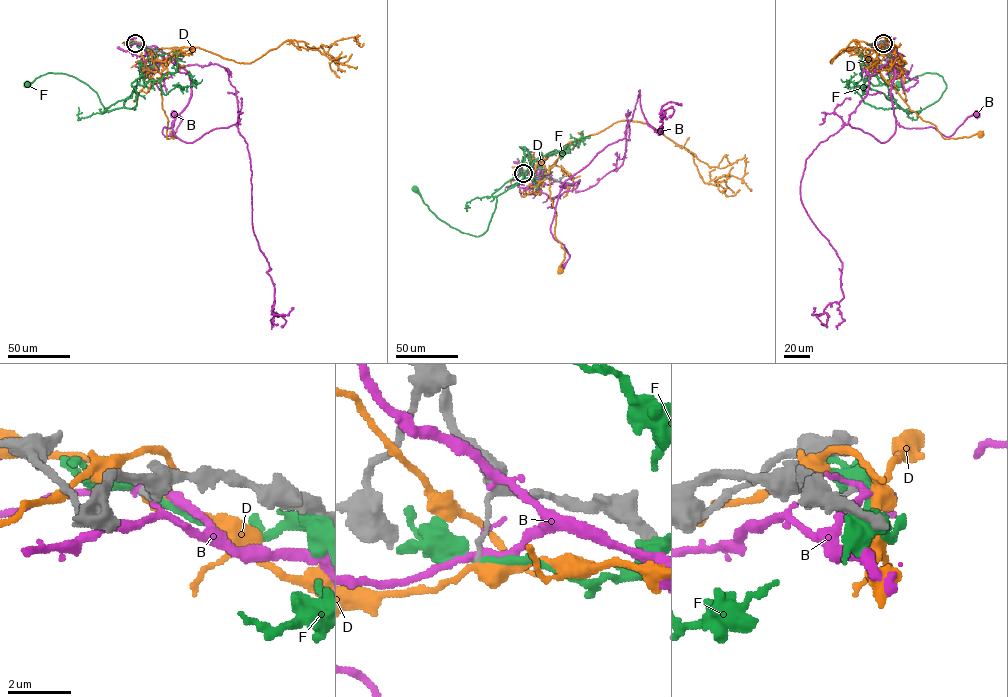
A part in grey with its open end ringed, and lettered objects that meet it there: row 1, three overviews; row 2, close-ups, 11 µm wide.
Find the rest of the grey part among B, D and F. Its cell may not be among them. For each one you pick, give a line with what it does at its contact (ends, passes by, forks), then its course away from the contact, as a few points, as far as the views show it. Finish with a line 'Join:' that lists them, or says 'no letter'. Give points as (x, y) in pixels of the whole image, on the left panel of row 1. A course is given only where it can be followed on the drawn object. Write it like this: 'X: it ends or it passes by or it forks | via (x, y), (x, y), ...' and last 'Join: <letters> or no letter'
D: it forks | via (134, 42), (150, 50), (184, 47), (175, 49), (161, 73), (166, 138), (177, 137), (173, 133)
Join: D

